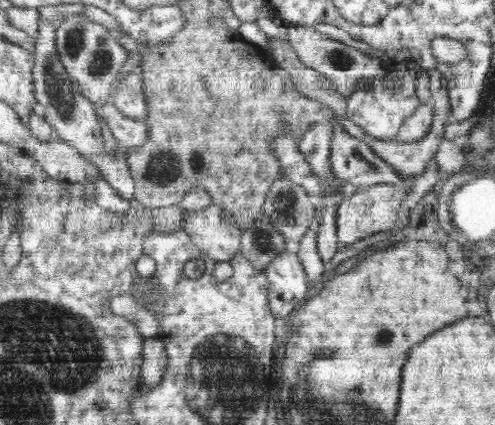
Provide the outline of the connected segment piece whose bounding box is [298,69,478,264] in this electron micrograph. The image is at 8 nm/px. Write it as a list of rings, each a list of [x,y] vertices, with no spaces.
[[[438,69],[427,73],[431,98],[421,103],[414,114],[403,122],[393,140],[374,138],[348,118],[334,118],[330,122],[311,126],[299,140],[300,152],[310,165],[312,174],[321,182],[332,182],[337,177],[359,188],[351,197],[343,198],[340,204],[332,202],[322,216],[316,242],[324,264],[332,260],[338,248],[345,250],[348,244],[392,228],[398,216],[396,210],[405,198],[406,187],[424,172],[438,151],[440,141],[464,136],[478,122],[478,116],[475,115],[458,122],[448,122],[451,106],[447,79]]]

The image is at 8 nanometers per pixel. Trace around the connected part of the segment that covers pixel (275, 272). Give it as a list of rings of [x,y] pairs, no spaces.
[[[282,251],[263,269],[268,279],[268,302],[274,317],[287,317],[304,302],[307,274],[299,256]]]

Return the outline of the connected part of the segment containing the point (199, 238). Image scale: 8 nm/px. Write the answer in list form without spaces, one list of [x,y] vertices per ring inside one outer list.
[[[212,204],[203,210],[185,211],[182,229],[201,251],[216,261],[233,258],[243,233],[227,212]]]

